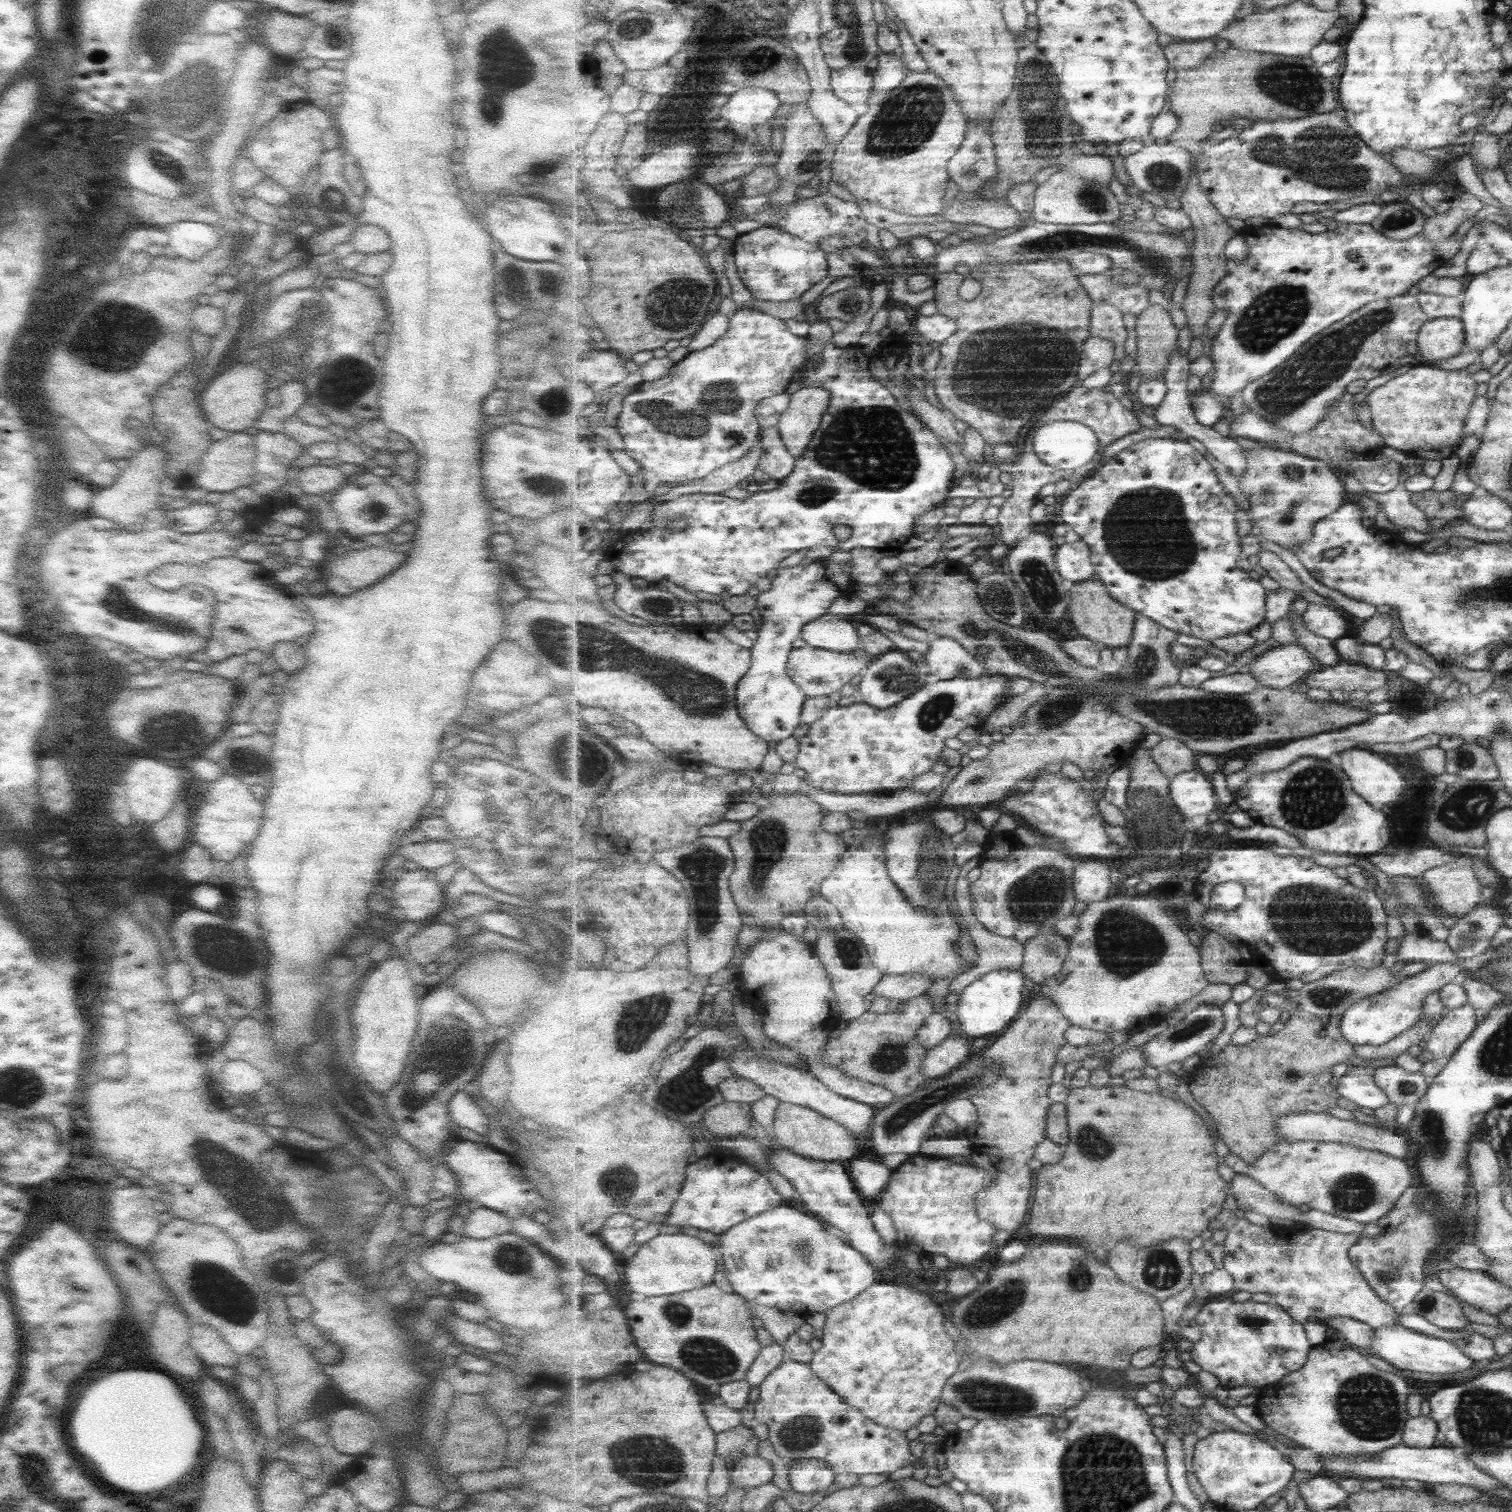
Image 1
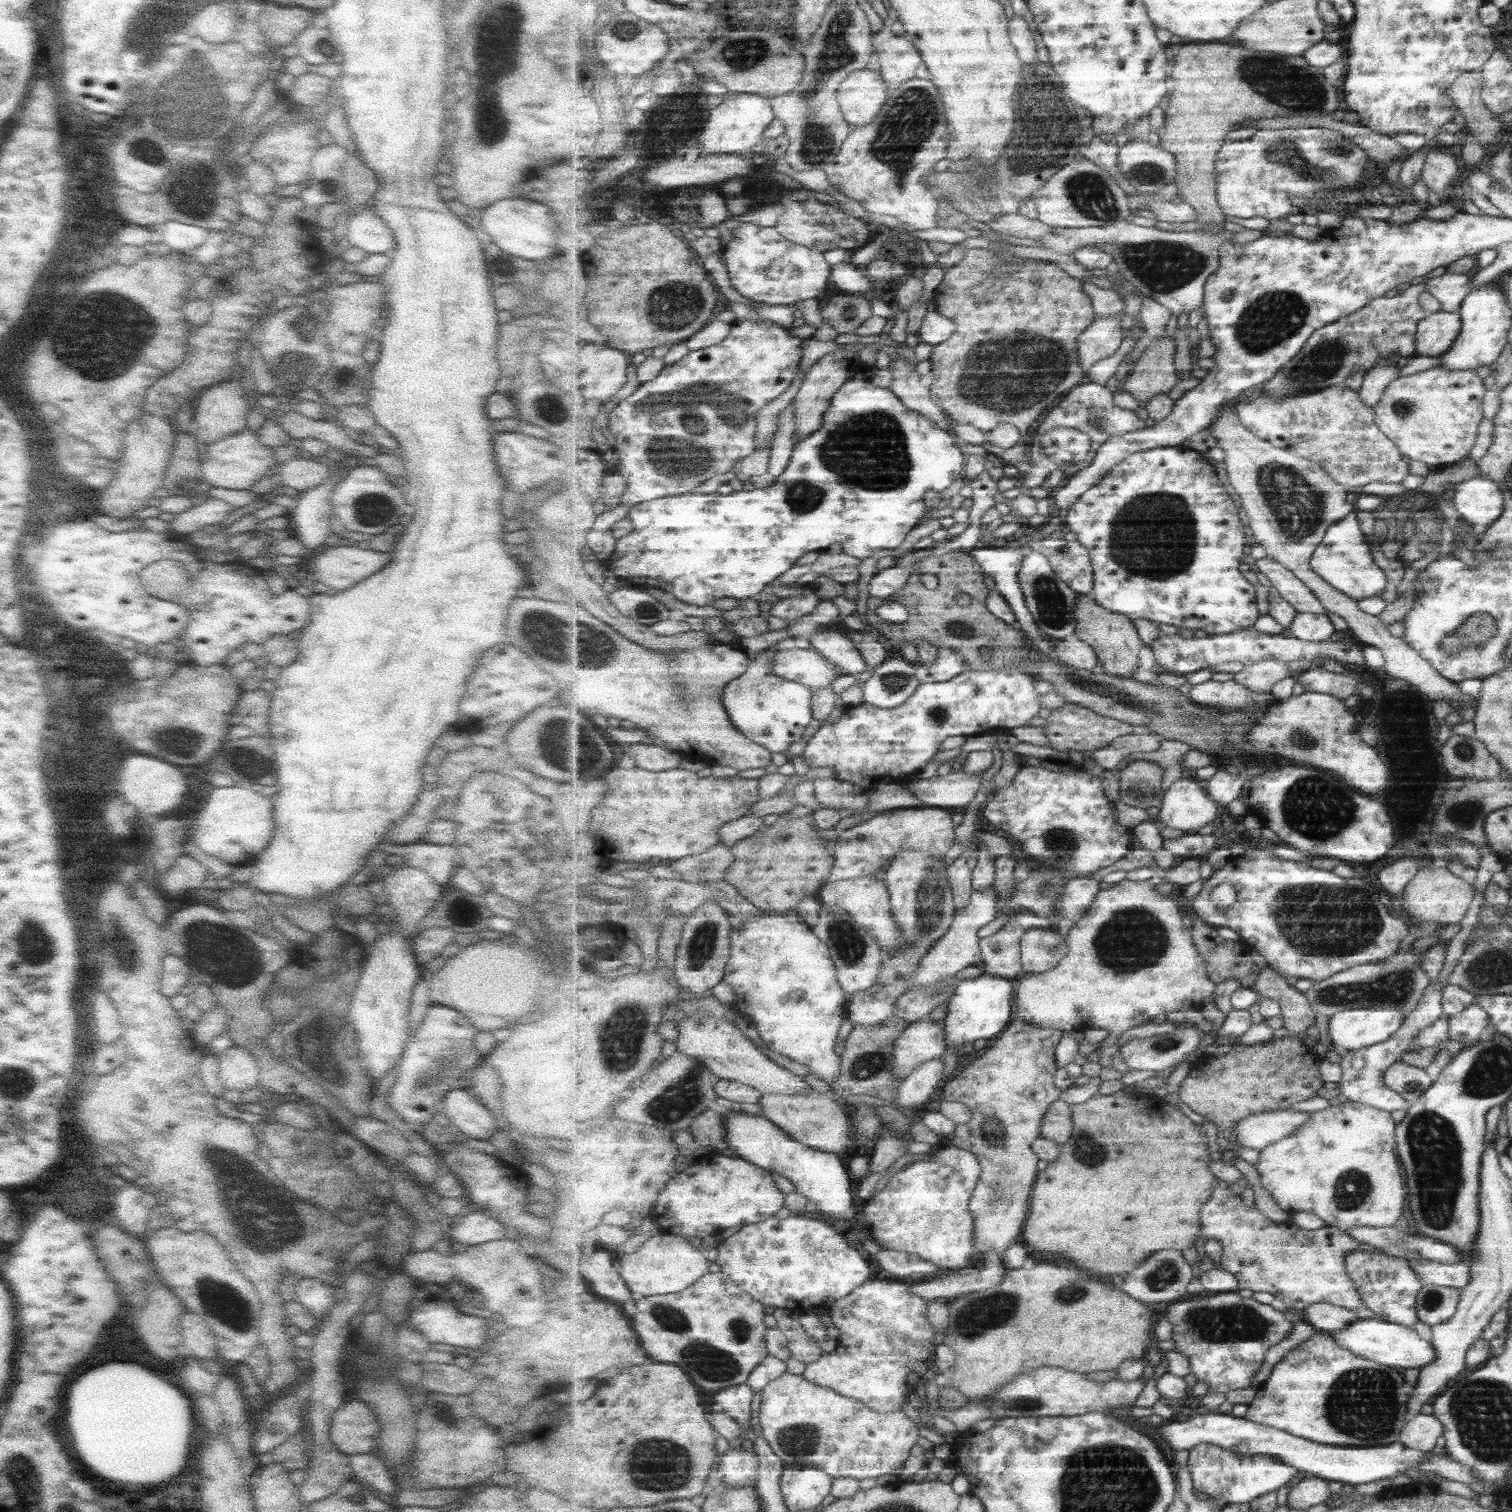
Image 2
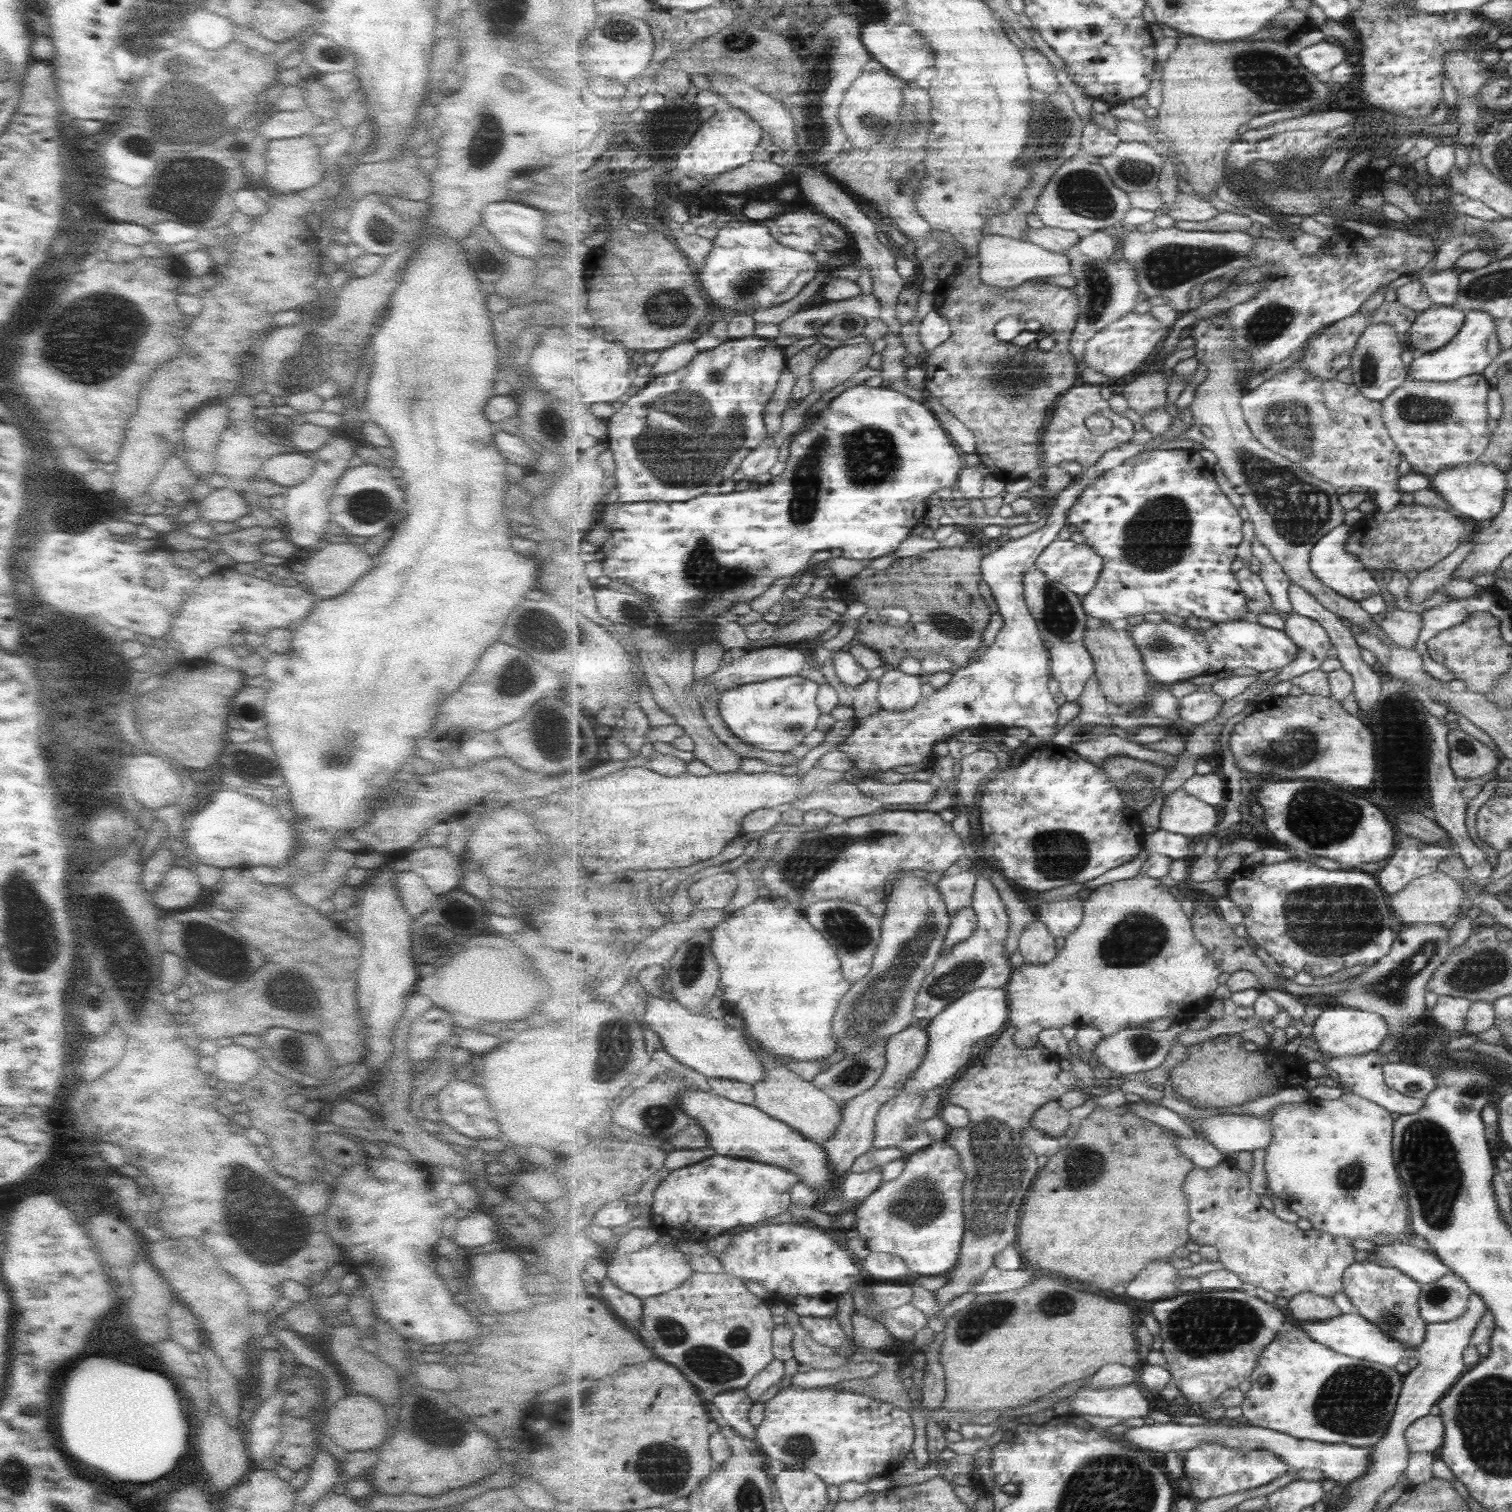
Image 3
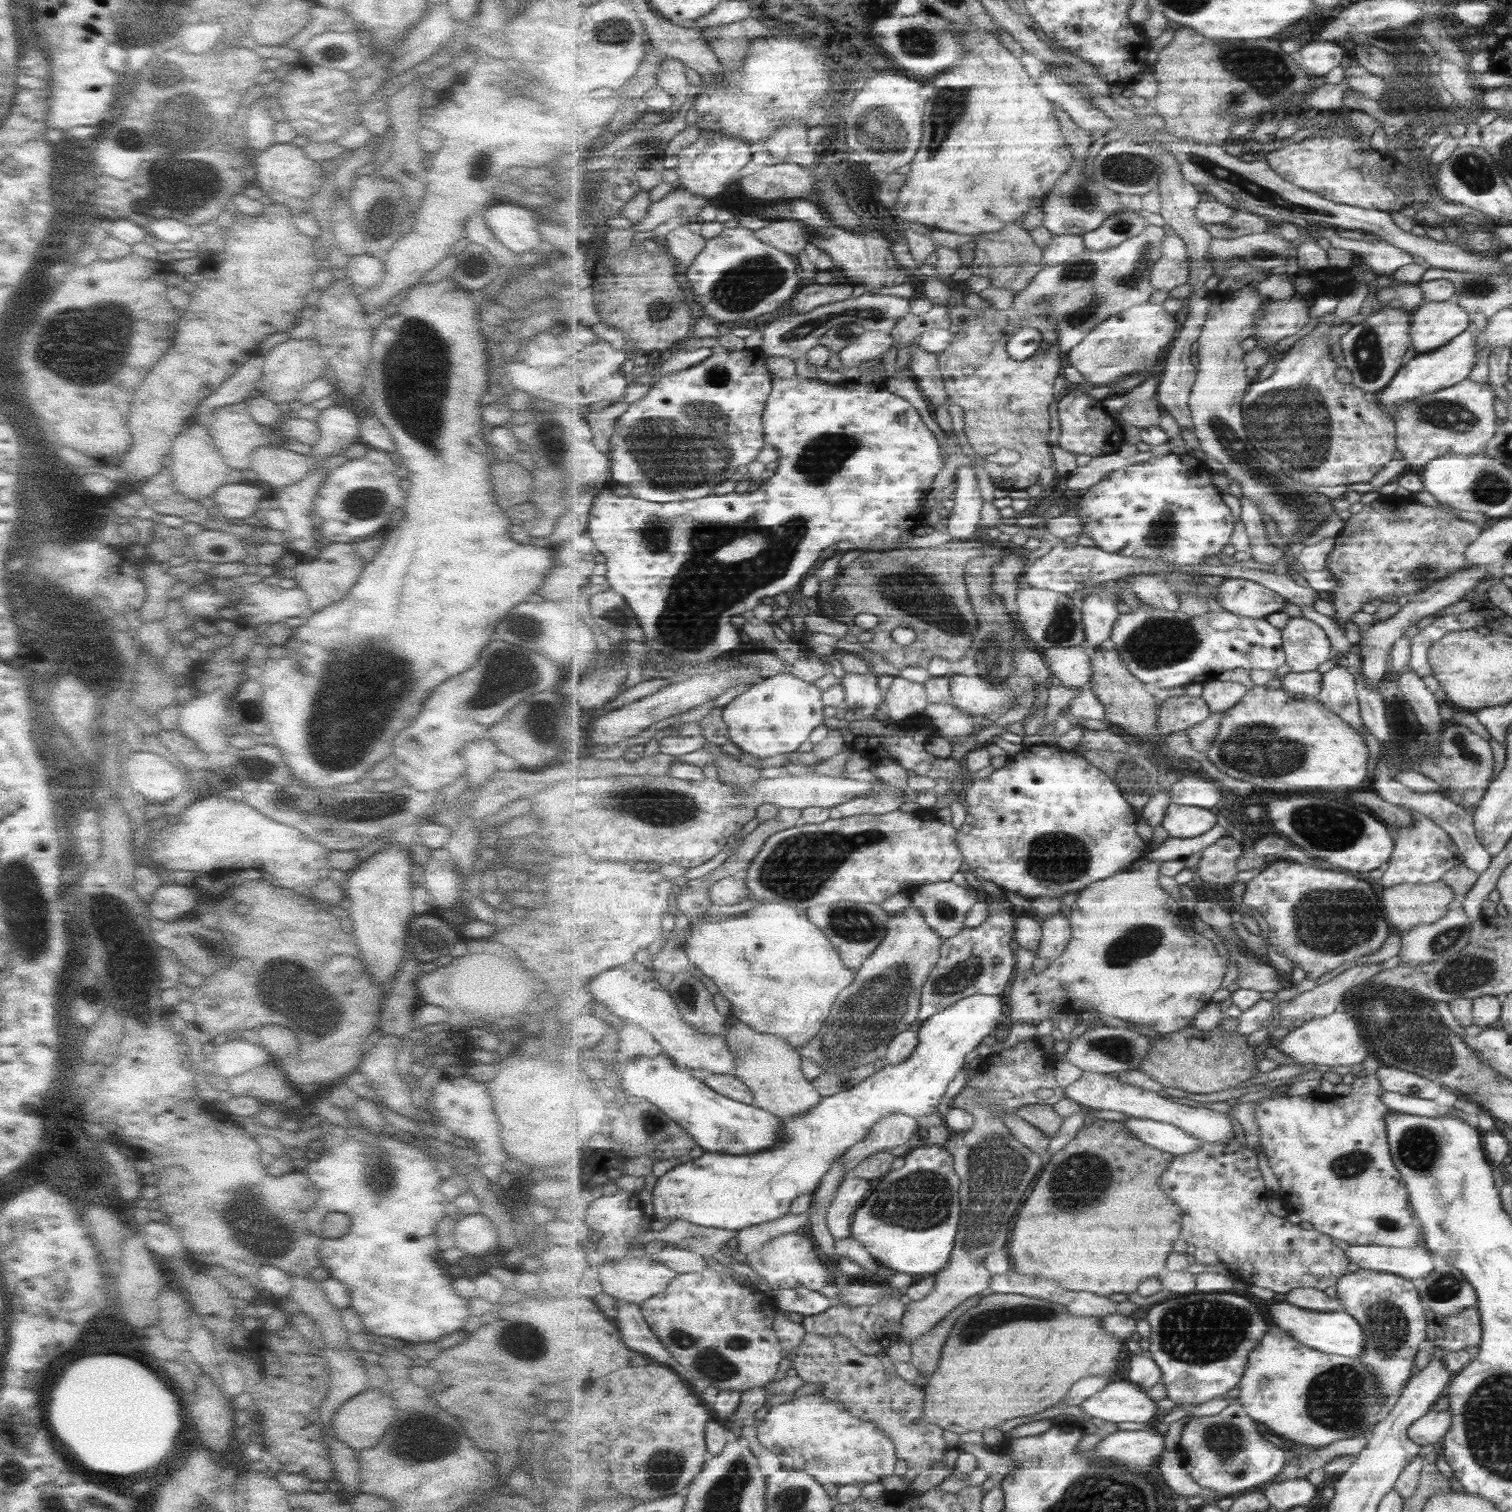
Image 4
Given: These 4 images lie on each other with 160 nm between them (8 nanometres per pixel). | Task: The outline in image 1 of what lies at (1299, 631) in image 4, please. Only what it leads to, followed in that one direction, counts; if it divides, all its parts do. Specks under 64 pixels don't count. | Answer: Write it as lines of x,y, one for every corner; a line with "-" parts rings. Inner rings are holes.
1308,603
1302,614
1307,630
1331,641
1339,641
1347,634
1347,614
1331,605

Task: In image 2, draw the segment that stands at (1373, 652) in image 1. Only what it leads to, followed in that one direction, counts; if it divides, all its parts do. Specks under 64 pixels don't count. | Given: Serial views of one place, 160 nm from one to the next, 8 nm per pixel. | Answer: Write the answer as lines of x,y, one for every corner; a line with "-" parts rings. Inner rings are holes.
1253,628
1231,633
1229,635
1211,635
1205,638
1191,638
1186,640
1180,634
1164,636
1149,645
1154,652
1155,667
1171,671
1177,675
1188,675
1201,669
1210,669
1213,665
1234,663
1239,661
1245,666
1264,660
1280,660
1281,662
1295,663
1296,660
1309,660
1314,664
1320,664
1327,659
1336,660
1340,663
1348,662
1357,669
1364,670
1365,656
1363,645
1356,639
1347,642
1309,642
1294,637
1288,638
1281,634
1269,635
1257,632

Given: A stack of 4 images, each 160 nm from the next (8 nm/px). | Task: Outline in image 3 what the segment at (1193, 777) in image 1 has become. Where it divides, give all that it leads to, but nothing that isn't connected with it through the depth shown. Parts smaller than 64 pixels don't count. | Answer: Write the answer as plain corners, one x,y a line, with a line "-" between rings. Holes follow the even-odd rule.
1181,787
1164,800
1159,819
1161,830
1196,840
1210,836
1217,827
1219,814
1212,804
1191,796

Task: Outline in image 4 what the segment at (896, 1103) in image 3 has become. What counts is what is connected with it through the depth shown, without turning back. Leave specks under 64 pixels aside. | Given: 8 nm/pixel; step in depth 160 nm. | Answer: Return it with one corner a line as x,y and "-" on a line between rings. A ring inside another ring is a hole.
891,1114
875,1123
864,1139
847,1149
843,1155
844,1163
848,1168
846,1176
851,1176
852,1170
866,1158
880,1152
887,1152
903,1146
917,1134
923,1123
913,1116

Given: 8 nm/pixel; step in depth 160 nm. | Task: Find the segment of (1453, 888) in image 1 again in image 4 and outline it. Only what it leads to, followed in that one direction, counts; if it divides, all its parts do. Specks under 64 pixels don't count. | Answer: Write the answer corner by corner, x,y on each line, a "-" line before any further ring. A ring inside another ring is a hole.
1442,880
1429,884
1405,883
1397,887
1383,889
1383,904
1387,908
1387,920
1393,932
1408,933
1417,925
1432,925
1449,911
1451,903
1458,900
1454,890

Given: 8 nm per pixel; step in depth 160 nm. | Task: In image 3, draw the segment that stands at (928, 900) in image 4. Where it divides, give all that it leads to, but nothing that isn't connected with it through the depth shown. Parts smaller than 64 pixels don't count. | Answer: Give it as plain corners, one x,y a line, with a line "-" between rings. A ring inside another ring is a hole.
977,863
960,873
943,876
937,882
952,918
958,910
971,907
978,881

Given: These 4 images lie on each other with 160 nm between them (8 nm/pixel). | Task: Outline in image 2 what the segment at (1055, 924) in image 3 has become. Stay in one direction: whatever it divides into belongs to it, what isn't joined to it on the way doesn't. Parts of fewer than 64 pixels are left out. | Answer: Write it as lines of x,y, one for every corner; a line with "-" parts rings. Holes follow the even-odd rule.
1075,877
1068,879
1057,918
1079,920
1095,902
1101,892
1101,881
1089,877

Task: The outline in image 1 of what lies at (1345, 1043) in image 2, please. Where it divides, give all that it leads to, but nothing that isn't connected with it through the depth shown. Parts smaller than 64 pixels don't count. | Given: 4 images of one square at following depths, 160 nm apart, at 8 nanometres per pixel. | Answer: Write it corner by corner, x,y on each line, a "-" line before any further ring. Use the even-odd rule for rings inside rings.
1433,964
1425,969
1423,974
1411,976
1401,984
1377,994
1355,1002
1341,1018
1341,1032
1343,1038
1351,1044
1359,1046
1383,1046
1397,1036
1410,1031
1420,1021
1421,1008
1429,995
1439,993
1441,988
1453,983
1461,975
1461,966
1455,964

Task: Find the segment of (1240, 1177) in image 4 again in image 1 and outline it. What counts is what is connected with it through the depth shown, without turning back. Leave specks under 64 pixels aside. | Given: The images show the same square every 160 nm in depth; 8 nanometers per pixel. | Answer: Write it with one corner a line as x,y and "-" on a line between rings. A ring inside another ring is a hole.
1227,1209
1219,1213
1211,1227
1214,1231
1225,1229
1228,1232
1224,1242
1224,1269
1233,1276
1235,1290
1269,1294
1273,1302
1279,1303
1301,1324
1336,1316
1354,1318
1374,1329
1398,1324
1396,1308
1375,1292
1349,1256
1350,1249
1362,1238
1361,1234
1313,1229
1287,1235
1279,1226
1261,1227

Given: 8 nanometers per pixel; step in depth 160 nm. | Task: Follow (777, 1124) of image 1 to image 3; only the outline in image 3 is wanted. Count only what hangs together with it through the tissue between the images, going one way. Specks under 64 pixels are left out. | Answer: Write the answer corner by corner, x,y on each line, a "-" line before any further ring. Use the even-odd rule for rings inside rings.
762,1048
757,1052
766,1068
766,1078
754,1085
756,1092
755,1107
763,1110
767,1115
782,1121
791,1128
798,1129
803,1136
817,1144
824,1146
830,1142
842,1126
843,1116
839,1110
839,1103
833,1100
826,1092
818,1088
813,1081
805,1081
795,1075
779,1062
777,1054
765,1051

